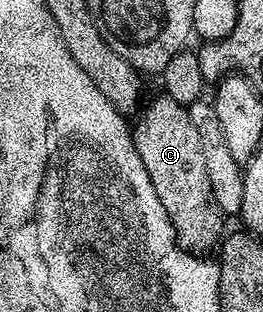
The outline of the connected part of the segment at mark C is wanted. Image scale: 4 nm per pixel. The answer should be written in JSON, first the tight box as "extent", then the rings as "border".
{"extent":[129,93,225,256],"border":[[[166,93],[145,107],[138,112],[139,120],[135,127],[133,123],[129,132],[141,157],[141,165],[145,165],[147,170],[147,180],[153,185],[157,201],[161,201],[169,217],[175,241],[181,250],[191,255],[206,256],[220,246],[225,216],[209,185],[209,169],[205,169],[205,152],[201,149],[197,125],[193,125],[190,110],[170,99]]]}

